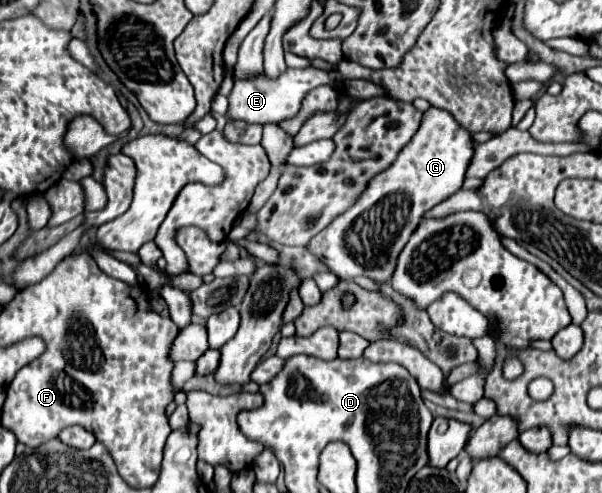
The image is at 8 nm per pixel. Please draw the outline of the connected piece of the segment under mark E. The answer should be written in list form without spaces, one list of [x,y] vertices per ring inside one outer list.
[[[309,66],[304,69],[285,70],[279,78],[267,80],[263,74],[257,76],[255,80],[237,80],[233,90],[229,92],[229,108],[227,108],[227,118],[229,120],[243,120],[249,124],[281,124],[283,120],[289,120],[297,116],[301,110],[301,102],[307,92],[311,92],[317,86],[343,86],[343,76],[337,70],[319,70]]]

